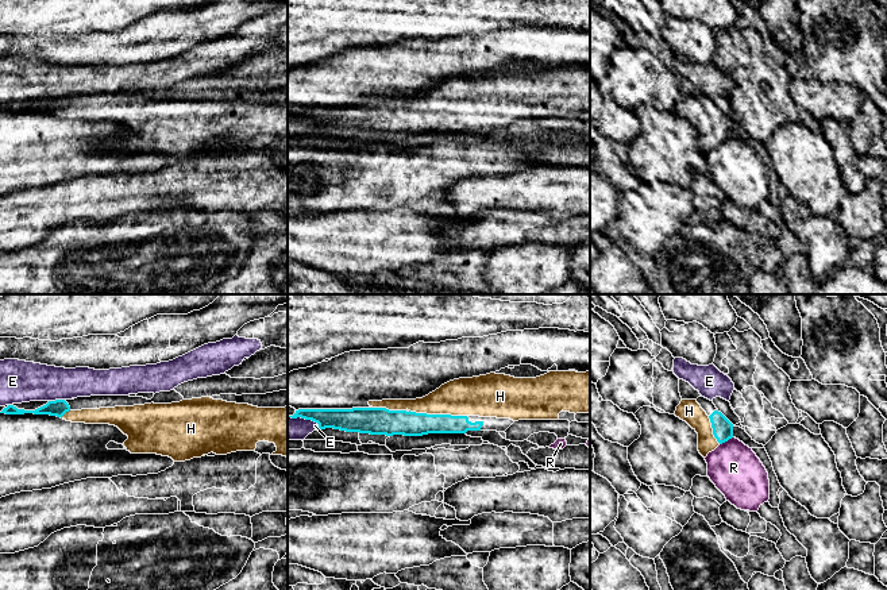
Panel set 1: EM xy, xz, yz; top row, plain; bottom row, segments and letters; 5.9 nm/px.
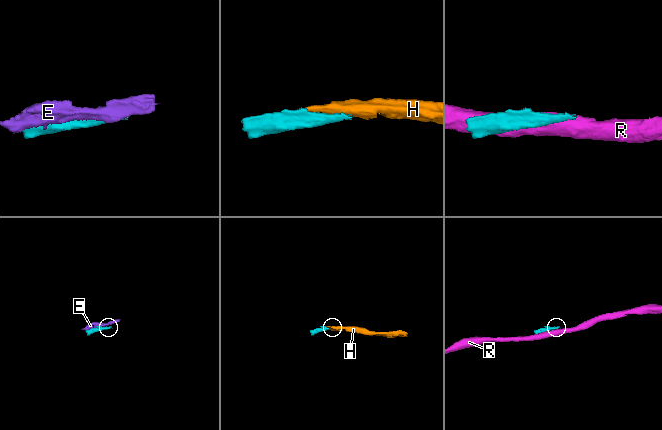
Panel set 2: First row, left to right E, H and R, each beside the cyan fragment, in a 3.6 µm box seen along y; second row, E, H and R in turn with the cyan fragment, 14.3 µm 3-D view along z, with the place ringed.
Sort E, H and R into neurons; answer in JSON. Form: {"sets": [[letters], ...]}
{"sets": [["E"], ["H"], ["R"]]}

